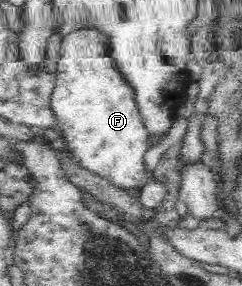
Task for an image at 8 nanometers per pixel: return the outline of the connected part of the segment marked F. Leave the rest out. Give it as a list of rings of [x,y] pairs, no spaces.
[[[87,29],[64,36],[55,73],[50,106],[74,160],[85,171],[109,180],[121,191],[140,191],[151,179],[144,162],[150,147],[149,135],[136,108],[132,89],[115,70],[115,63],[103,48],[103,35]]]

